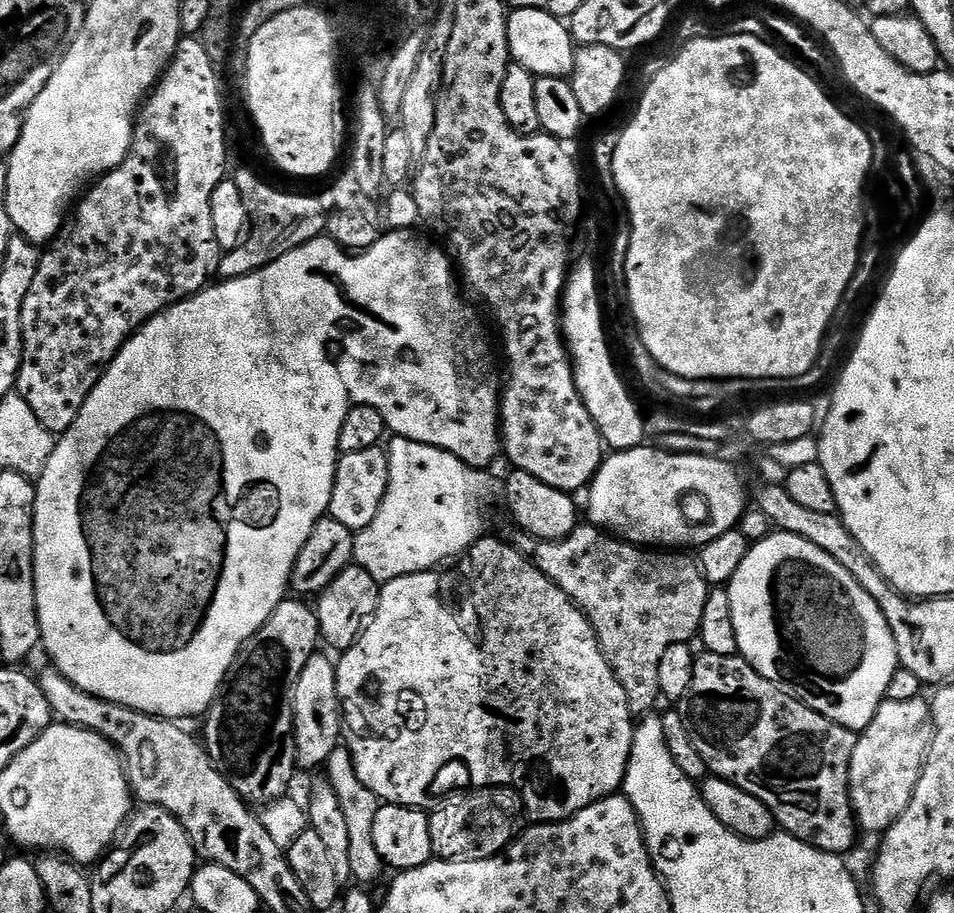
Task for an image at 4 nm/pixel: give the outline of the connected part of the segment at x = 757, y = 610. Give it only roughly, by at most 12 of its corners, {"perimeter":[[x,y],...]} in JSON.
{"perimeter":[[779,530],[726,587],[739,655],[859,734],[900,667],[878,602]]}

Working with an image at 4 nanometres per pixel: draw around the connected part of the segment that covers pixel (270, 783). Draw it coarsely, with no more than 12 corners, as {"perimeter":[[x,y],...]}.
{"perimeter":[[285,598],[241,646],[202,743],[249,805],[298,772],[292,683],[313,605]]}

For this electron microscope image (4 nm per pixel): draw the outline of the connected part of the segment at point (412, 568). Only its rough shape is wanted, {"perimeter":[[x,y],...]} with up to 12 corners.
{"perimeter":[[387,441],[386,498],[355,533],[381,586],[487,533],[491,471]]}

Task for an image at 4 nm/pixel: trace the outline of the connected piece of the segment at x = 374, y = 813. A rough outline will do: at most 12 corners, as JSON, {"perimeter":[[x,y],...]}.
{"perimeter":[[347,746],[323,771],[350,837],[350,877],[372,886],[386,872],[374,846],[382,801],[358,778]]}

